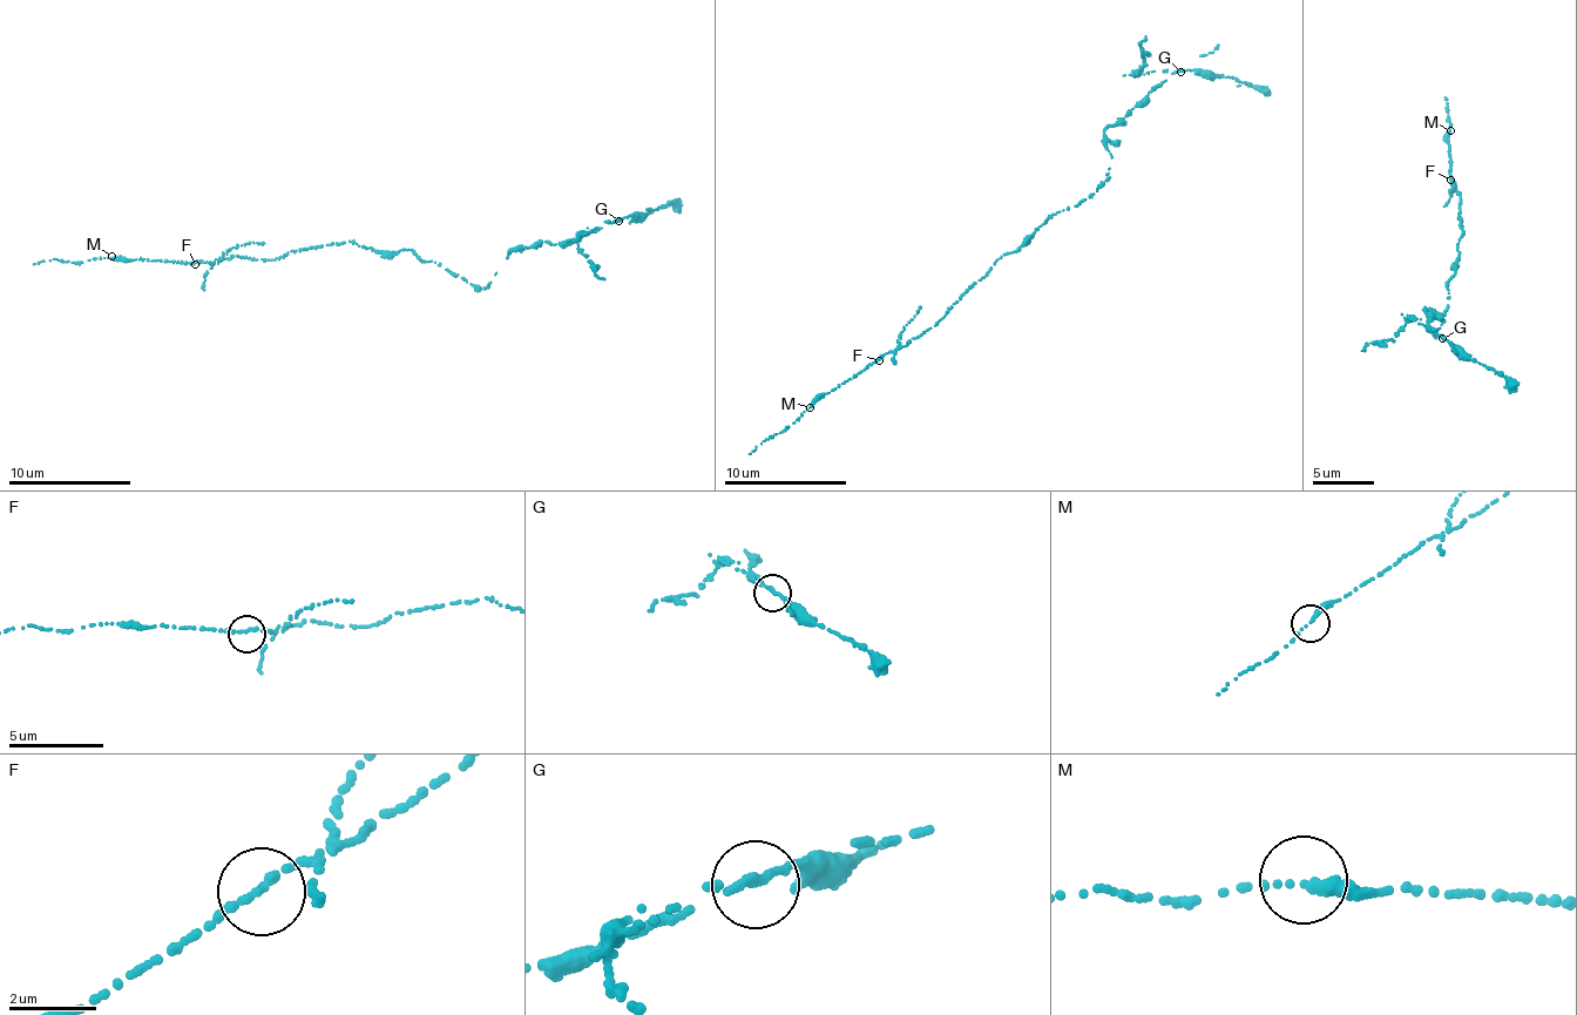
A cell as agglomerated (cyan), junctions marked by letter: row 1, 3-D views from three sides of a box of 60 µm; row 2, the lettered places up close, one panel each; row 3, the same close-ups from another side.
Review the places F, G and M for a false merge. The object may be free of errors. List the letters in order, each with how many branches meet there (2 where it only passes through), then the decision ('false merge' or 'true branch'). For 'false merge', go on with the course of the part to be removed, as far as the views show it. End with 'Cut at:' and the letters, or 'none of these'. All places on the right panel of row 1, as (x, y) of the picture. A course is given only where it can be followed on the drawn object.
F: 2 branches meet; true branch
G: 2 branches meet; false merge; foreign part runs (1443, 338), (1416, 317), (1403, 323), (1392, 339), (1362, 349)
M: 2 branches meet; true branch
Cut at: G

